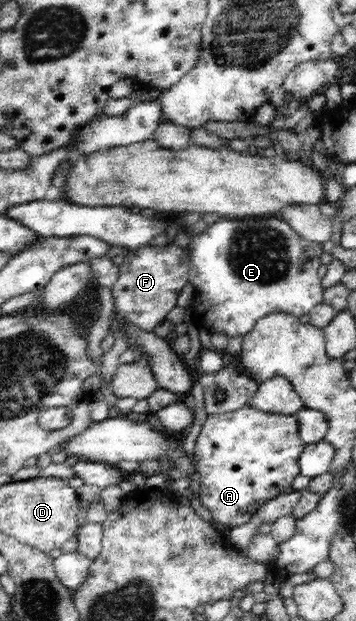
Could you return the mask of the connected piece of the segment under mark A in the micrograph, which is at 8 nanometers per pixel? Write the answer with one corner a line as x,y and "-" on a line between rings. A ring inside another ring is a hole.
251,406
224,414
208,416
197,437
192,461
194,473
200,473
201,490
199,499
214,519
227,528
240,528
268,500
291,490
294,479
301,474
298,464
302,449
306,446
298,434
296,415
279,415
275,412
262,412

